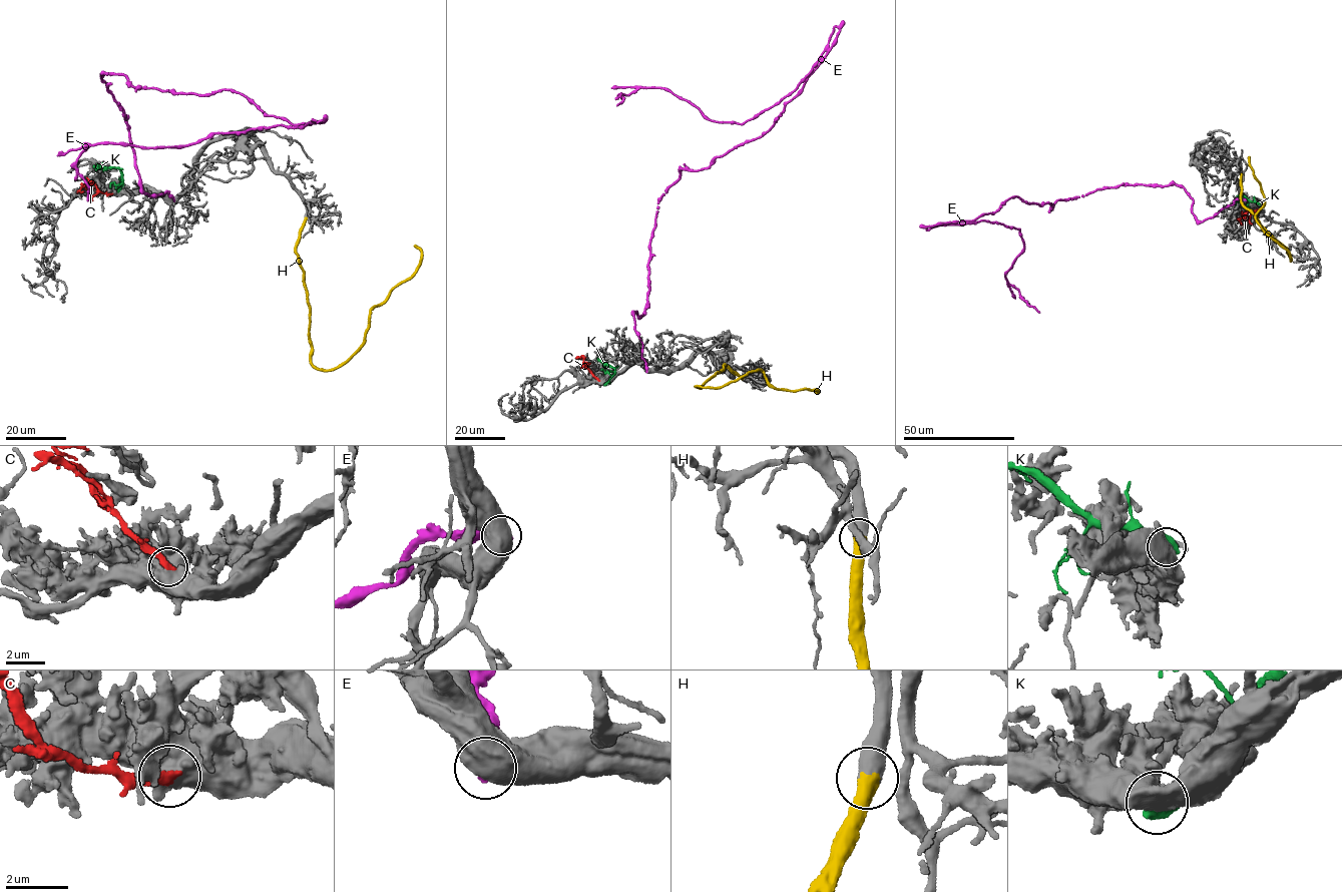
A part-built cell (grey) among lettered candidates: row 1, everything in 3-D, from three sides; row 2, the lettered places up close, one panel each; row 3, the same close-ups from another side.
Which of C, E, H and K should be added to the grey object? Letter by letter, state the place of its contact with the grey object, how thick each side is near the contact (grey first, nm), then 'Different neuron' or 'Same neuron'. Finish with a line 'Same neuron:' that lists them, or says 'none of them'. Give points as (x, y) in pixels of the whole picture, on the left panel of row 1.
C: Touches grey at (111, 193). Thickness 950 nm (grey) against 340 nm. Different neuron
E: Touches grey at (173, 199). Thickness 750 nm (grey) against 360 nm. Different neuron
H: Touches grey at (306, 217). Thickness 600 nm (grey) against 550 nm. Same neuron
K: Touches grey at (118, 190). Thickness 600 nm (grey) against 650 nm. Different neuron
Same neuron: H

